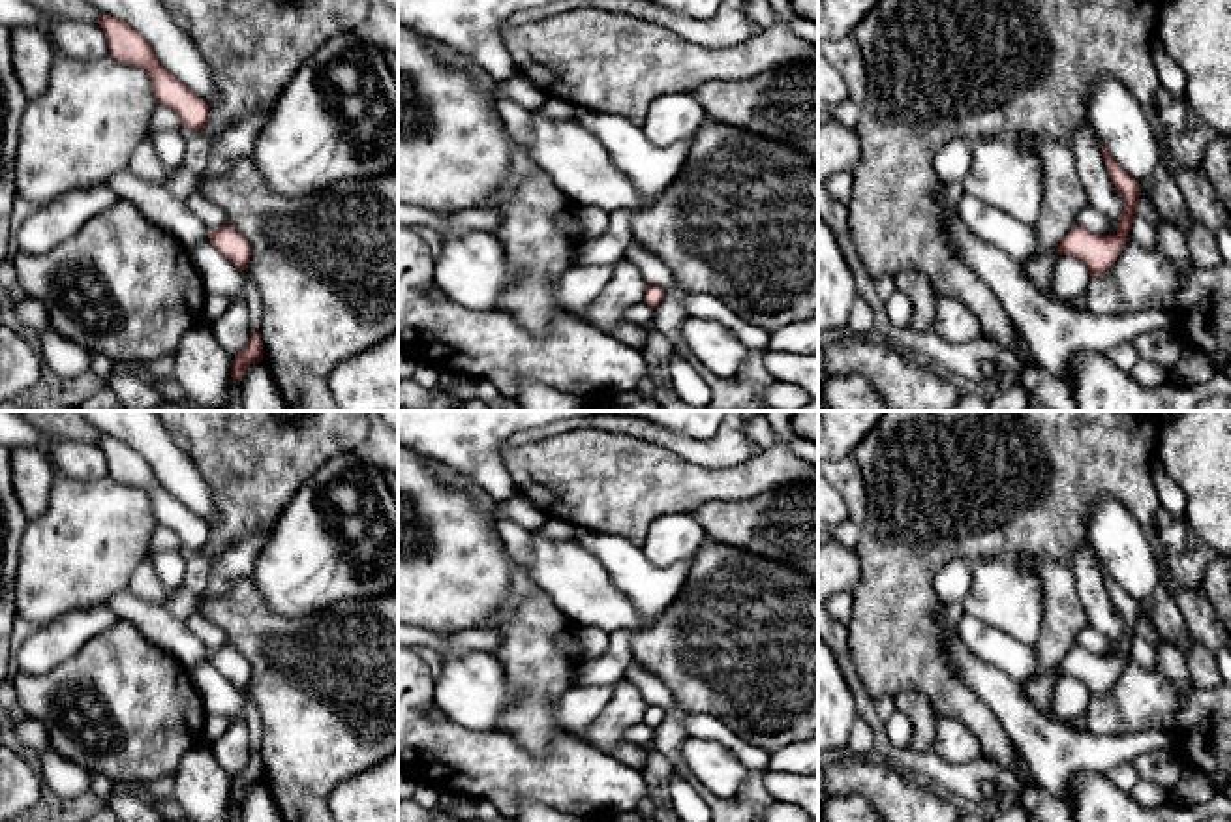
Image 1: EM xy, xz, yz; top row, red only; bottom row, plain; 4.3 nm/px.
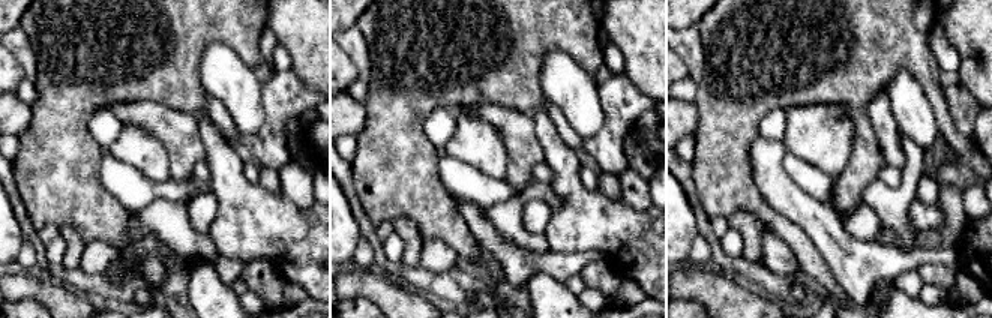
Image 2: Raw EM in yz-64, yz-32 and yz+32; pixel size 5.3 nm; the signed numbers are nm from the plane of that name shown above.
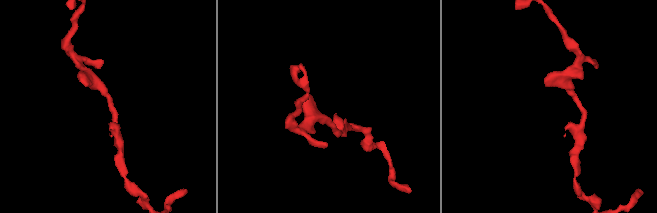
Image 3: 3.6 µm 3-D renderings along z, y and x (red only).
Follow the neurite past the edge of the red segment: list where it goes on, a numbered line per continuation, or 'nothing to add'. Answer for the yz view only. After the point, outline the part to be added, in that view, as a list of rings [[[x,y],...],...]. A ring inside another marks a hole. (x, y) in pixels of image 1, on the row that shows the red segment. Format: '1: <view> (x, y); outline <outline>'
1: yz (1038, 269); outline [[[1047,253],[1047,255],[1038,255],[1038,257],[1032,255],[1023,261],[1023,270],[1026,278],[1030,280],[1030,283],[1040,293],[1047,295],[1053,300],[1058,300],[1051,289],[1051,276],[1053,276],[1056,259],[1058,259],[1056,253]]]

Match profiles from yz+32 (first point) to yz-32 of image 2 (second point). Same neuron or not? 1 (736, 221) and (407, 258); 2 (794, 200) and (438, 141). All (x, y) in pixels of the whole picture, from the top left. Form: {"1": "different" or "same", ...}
{"1": "same", "2": "different"}

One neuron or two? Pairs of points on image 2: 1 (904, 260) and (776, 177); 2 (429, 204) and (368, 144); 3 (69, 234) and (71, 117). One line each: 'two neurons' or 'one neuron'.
1: one neuron
2: one neuron
3: two neurons

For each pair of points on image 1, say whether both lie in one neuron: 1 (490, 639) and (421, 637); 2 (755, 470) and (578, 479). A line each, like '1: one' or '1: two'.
1: one
2: one

